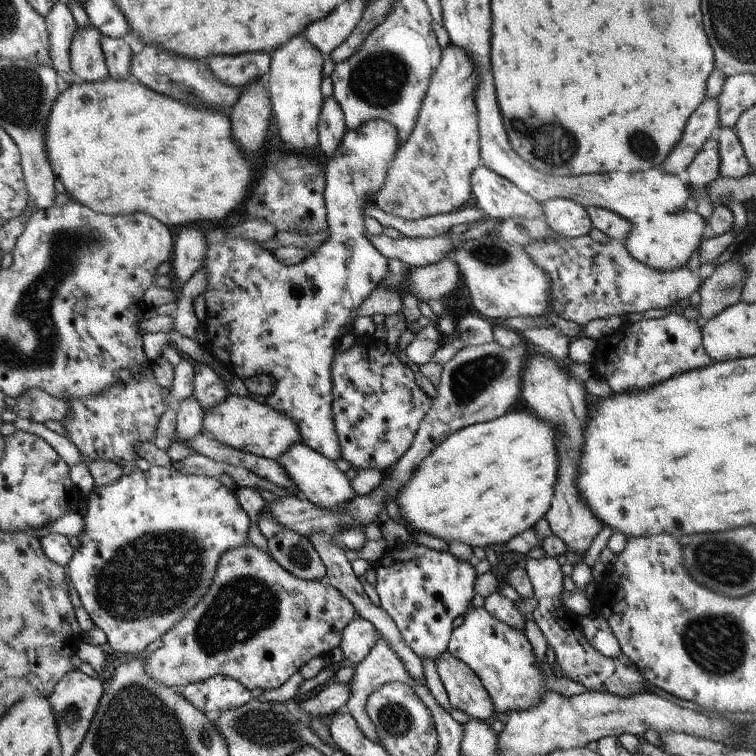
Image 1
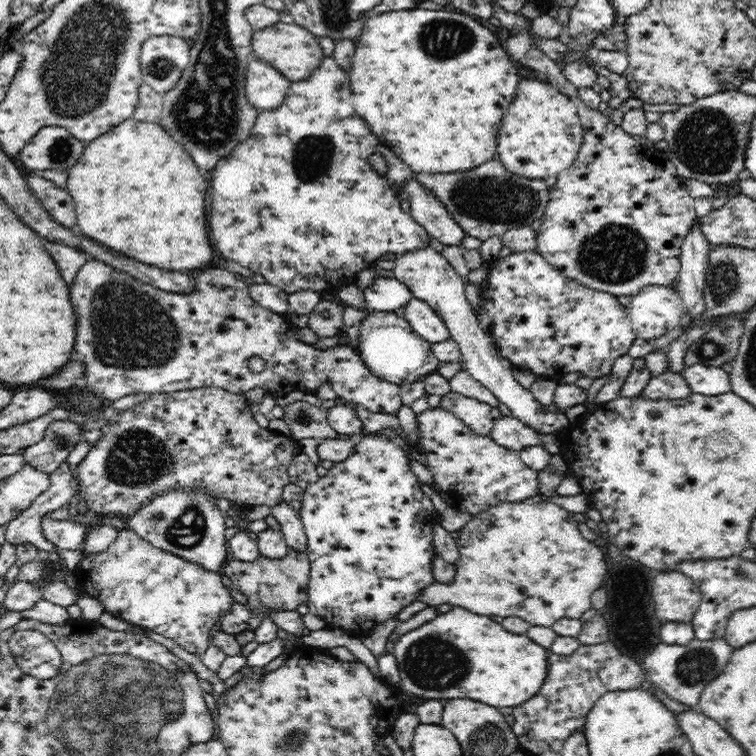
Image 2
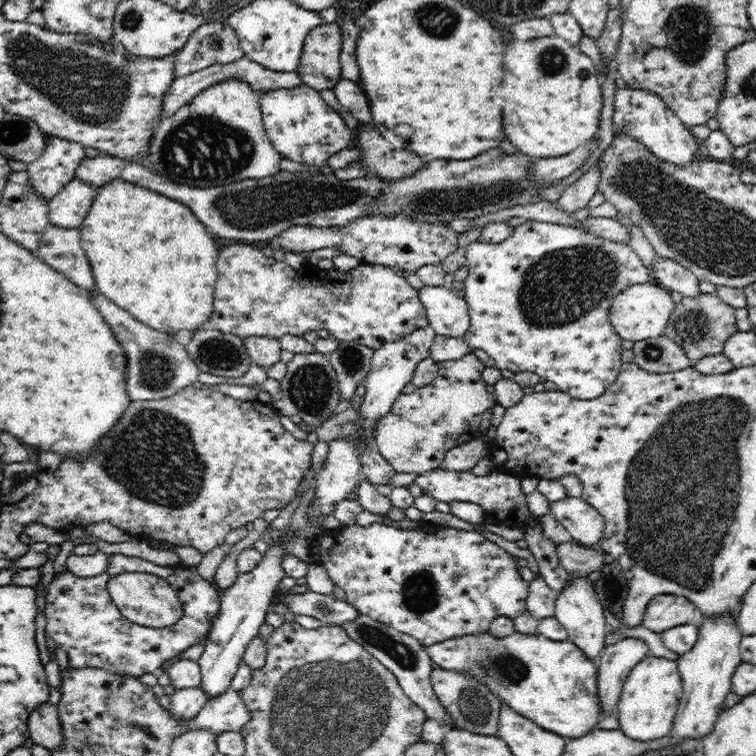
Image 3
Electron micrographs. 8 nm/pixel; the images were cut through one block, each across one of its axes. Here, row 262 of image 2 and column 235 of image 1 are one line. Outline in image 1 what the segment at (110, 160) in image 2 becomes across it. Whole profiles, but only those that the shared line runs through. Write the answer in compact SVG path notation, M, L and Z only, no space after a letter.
M132 78L73 82L61 87L45 126L46 159L71 200L106 215L145 213L167 226L213 222L233 212L251 192L256 176L230 135L228 115L197 109L163 96Z

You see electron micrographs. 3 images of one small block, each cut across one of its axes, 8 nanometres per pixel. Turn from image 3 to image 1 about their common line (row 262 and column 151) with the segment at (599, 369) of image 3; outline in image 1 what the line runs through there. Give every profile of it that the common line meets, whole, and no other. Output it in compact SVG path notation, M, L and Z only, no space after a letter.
M150 466L146 472L135 471L130 474L122 474L112 484L91 487L91 491L85 496L86 508L82 518L83 530L76 536L79 546L71 553L71 558L65 566L72 587L76 590L80 600L80 606L85 609L94 626L100 628L106 636L106 642L113 652L123 654L139 654L145 650L147 644L163 636L174 624L177 624L183 615L193 608L203 597L215 576L218 558L228 550L242 547L249 539L247 528L249 521L245 511L239 506L233 491L227 489L216 477L205 475L187 475L173 468Z

